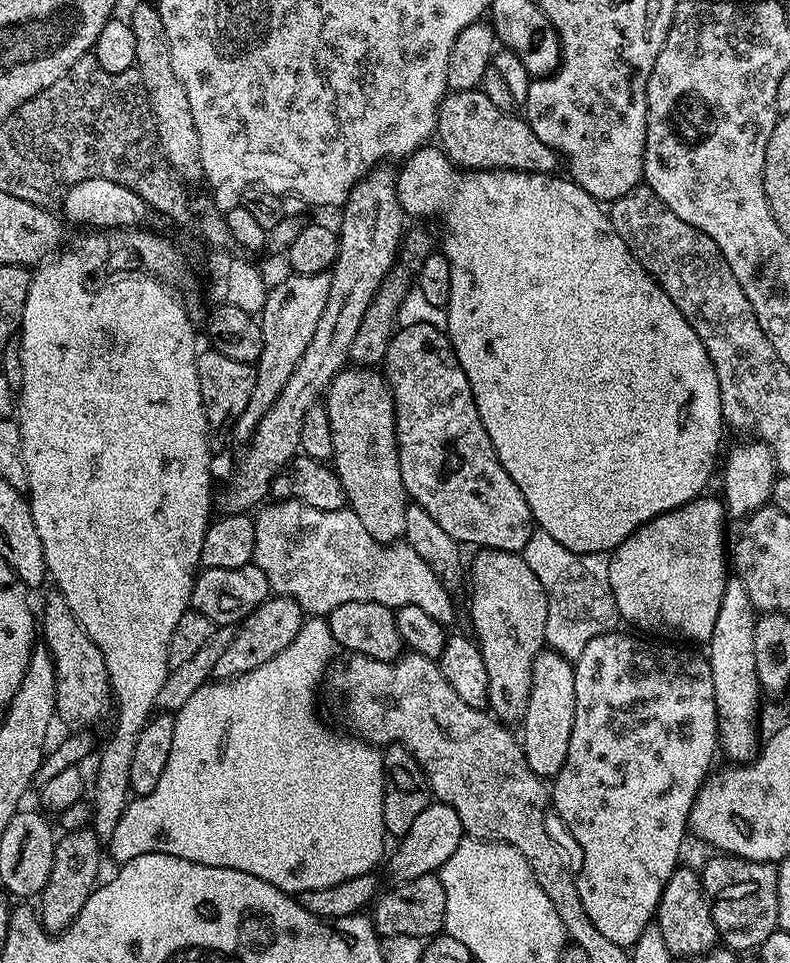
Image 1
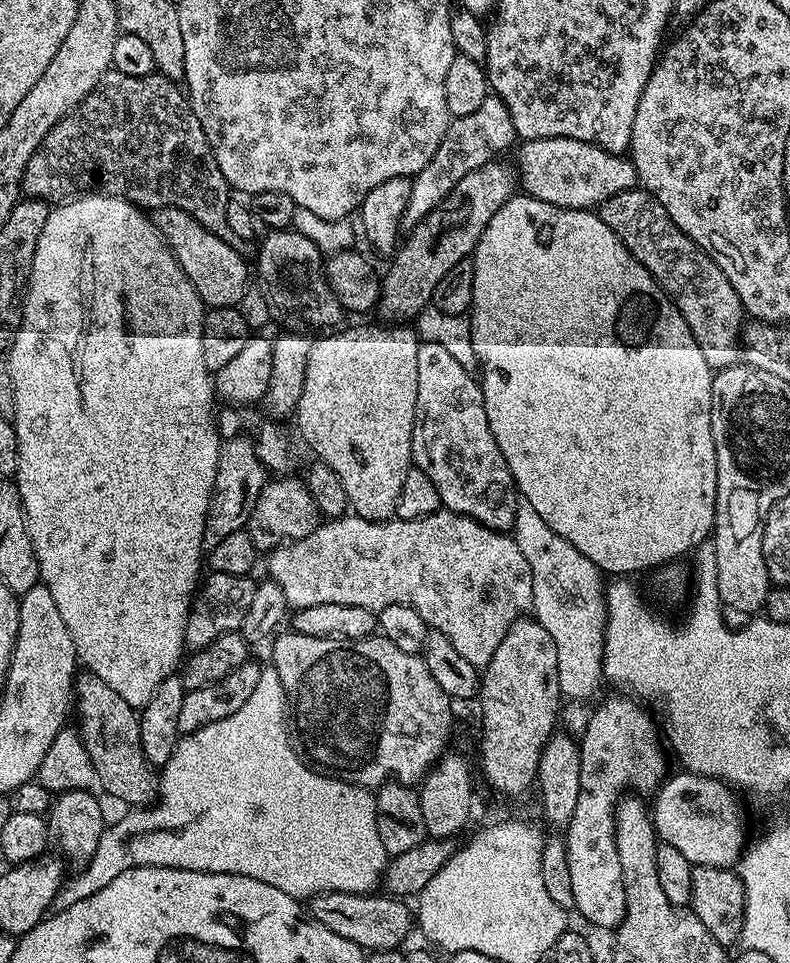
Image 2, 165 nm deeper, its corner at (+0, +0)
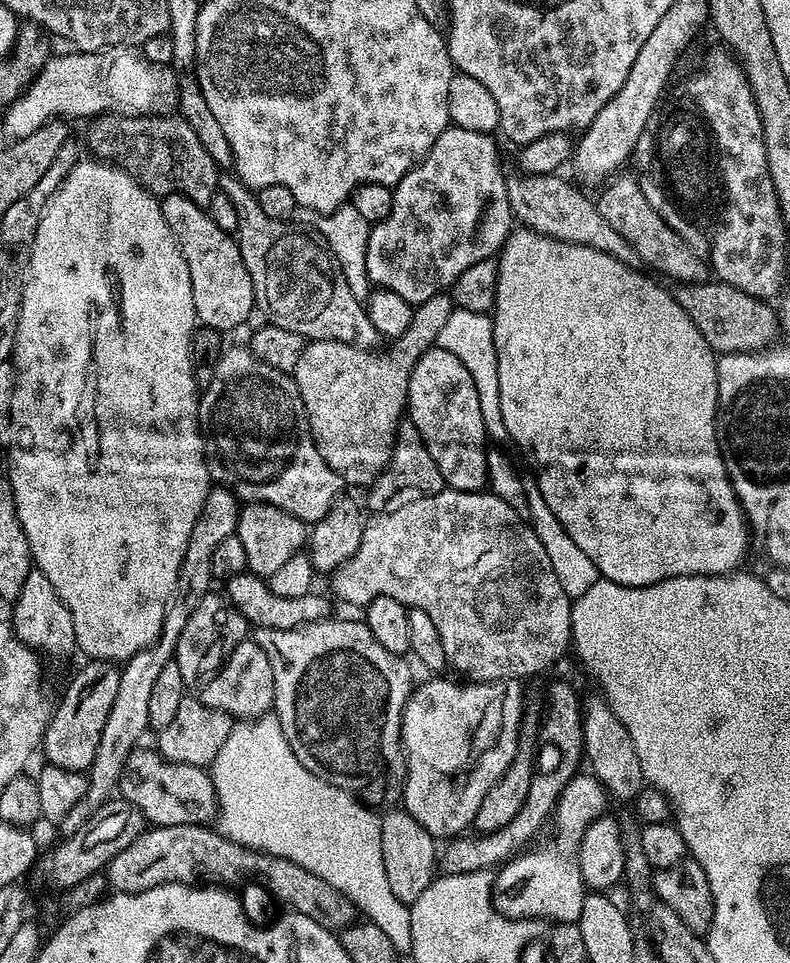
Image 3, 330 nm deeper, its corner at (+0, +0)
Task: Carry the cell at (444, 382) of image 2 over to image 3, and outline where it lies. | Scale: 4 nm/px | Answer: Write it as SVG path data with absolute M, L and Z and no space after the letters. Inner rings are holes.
M433 346L425 350L422 358L418 358L408 383L406 416L414 422L414 426L418 426L418 434L422 434L422 442L426 442L426 450L430 450L430 458L434 458L447 487L459 492L478 492L487 485L486 458L490 451L490 437L482 422L482 410L478 407L478 390L474 390L470 370L466 370L466 366L462 366L450 350Z

